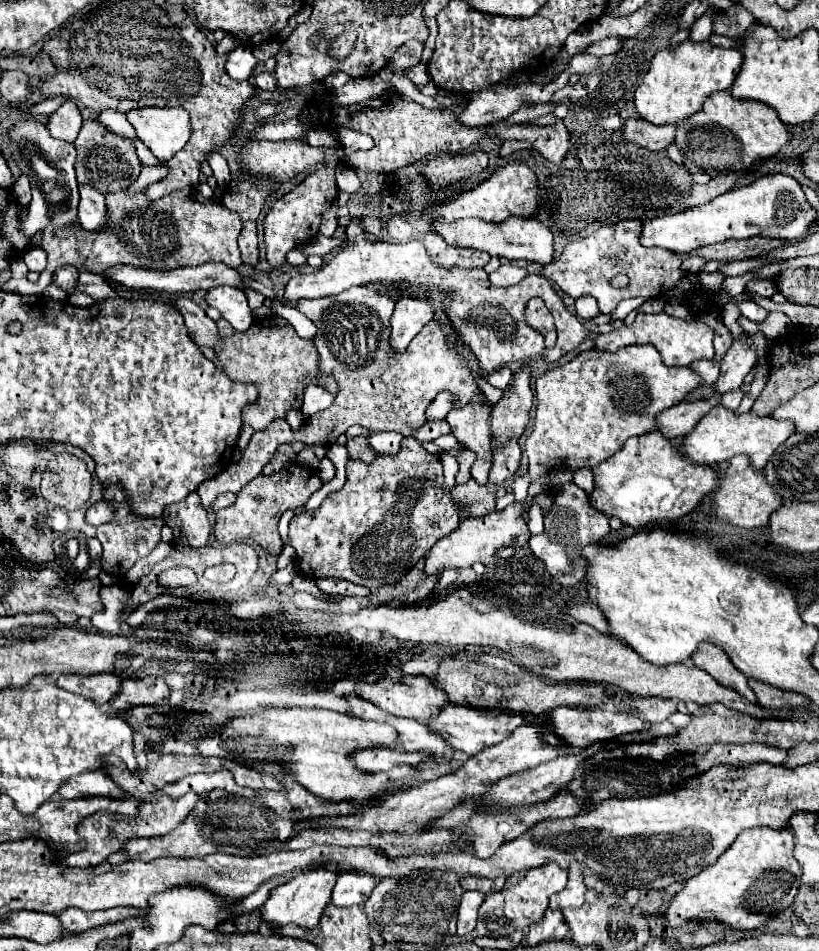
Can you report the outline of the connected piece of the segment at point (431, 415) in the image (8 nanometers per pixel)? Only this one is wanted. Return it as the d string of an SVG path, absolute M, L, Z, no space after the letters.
M440 393L428 407L426 411L426 419L428 421L440 421L446 417L446 413L452 409L452 397L450 393Z

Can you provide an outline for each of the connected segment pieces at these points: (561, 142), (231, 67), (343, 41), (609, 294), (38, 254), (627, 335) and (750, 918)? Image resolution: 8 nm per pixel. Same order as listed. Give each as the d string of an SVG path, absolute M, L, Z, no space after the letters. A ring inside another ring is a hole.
M562 121L548 127L530 127L530 125L510 125L504 129L500 139L522 139L530 141L536 151L542 153L552 163L562 163L568 149L570 149L570 137Z
M236 47L234 51L228 53L228 59L226 59L226 73L232 77L232 79L248 79L256 67L258 59L254 59L254 53L248 49L248 47Z
M345 31L330 45L330 57L346 57L350 53L350 47L354 45L356 34Z
M620 221L614 227L602 227L590 237L566 245L558 261L544 267L544 277L574 299L592 295L598 301L600 313L612 313L624 299L662 297L680 281L680 259L672 251L642 247L638 241L640 227L640 221ZM616 273L626 273L630 283L626 287L612 287L610 279L616 277Z
M32 247L30 251L26 251L26 255L22 255L24 263L28 265L30 271L44 271L46 267L46 251L40 247Z
M638 313L636 321L632 325L622 325L620 329L614 329L608 335L598 335L596 337L596 347L602 351L618 351L620 347L626 345L654 345L658 349L658 353L662 355L662 361L668 367L676 367L676 365L690 365L692 361L698 359L712 359L714 355L714 347L712 347L712 337L714 331L700 323L698 319L676 319L670 317L666 313L656 313L656 315L644 315Z
M770 827L742 831L714 865L684 881L684 889L666 907L664 919L670 927L686 927L700 919L714 919L724 931L750 931L768 925L770 919L788 909L800 887L802 869L792 855L792 833Z

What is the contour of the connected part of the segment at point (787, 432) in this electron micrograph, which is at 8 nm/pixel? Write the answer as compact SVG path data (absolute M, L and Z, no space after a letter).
M714 407L706 417L698 421L694 431L690 431L680 445L684 457L698 465L712 465L720 461L728 461L734 455L746 455L754 469L762 469L770 455L792 435L794 427L790 421L776 421L772 417L756 417L754 413L734 413L724 407Z

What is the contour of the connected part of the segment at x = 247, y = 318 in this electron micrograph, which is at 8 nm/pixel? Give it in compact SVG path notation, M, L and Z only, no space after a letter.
M214 287L206 295L206 303L210 307L216 307L222 313L222 317L230 325L234 325L236 331L246 331L254 321L252 309L248 307L248 299L242 289Z

